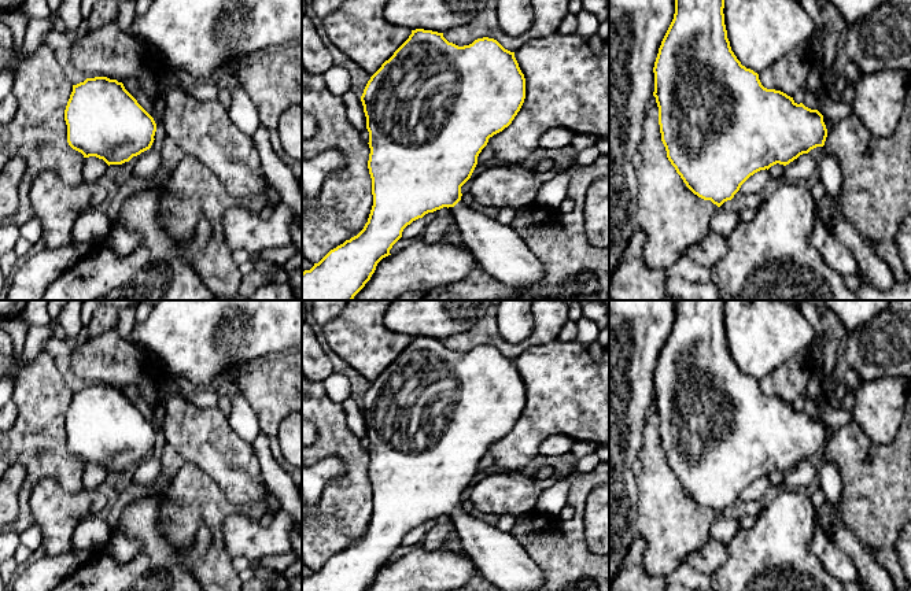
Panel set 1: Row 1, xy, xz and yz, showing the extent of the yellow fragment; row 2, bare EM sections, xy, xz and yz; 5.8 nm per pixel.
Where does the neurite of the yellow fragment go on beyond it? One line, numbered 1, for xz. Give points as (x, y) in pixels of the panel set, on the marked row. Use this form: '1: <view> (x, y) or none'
1: xz (500, 251)

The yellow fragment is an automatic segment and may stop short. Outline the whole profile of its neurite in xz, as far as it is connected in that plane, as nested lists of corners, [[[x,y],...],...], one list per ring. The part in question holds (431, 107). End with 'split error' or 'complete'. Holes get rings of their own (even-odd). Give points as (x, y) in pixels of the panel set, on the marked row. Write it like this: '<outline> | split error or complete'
[[[416,29],[368,81],[361,101],[369,132],[368,169],[372,178],[373,206],[364,229],[331,250],[310,270],[302,273],[302,300],[353,300],[376,270],[377,263],[391,255],[390,250],[413,221],[447,207],[456,219],[462,243],[480,267],[493,278],[514,288],[538,285],[543,278],[539,258],[509,226],[475,211],[461,200],[461,186],[471,178],[477,156],[488,138],[508,128],[525,99],[525,78],[514,52],[497,40],[483,37],[469,45],[449,43],[443,33]]] | split error

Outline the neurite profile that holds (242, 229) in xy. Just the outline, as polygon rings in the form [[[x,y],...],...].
[[[279,203],[272,207],[272,215],[263,218],[262,214],[250,213],[243,204],[229,207],[222,215],[224,239],[232,251],[246,250],[255,256],[266,248],[283,248],[292,243],[291,228],[295,219],[294,210]]]

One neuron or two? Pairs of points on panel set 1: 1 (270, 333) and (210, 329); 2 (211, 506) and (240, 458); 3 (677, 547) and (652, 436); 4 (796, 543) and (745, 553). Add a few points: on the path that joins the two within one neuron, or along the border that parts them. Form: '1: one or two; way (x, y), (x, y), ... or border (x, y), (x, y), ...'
1: one; way (255, 331), (225, 331)
2: two; border (198, 468), (207, 473), (239, 509), (249, 508)
3: one; way (668, 520), (656, 484), (653, 464)
4: one; way (784, 543), (774, 553), (758, 553)

